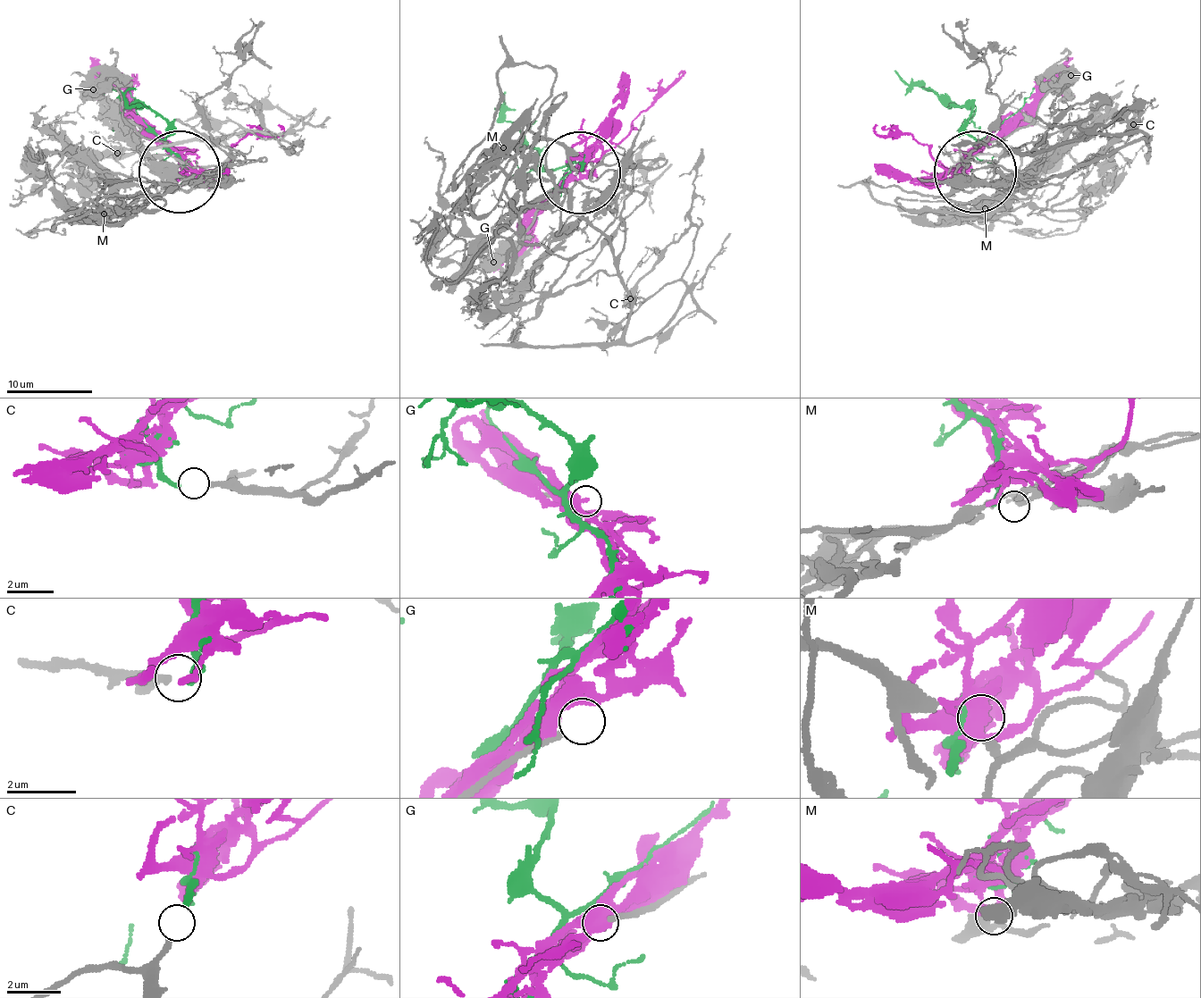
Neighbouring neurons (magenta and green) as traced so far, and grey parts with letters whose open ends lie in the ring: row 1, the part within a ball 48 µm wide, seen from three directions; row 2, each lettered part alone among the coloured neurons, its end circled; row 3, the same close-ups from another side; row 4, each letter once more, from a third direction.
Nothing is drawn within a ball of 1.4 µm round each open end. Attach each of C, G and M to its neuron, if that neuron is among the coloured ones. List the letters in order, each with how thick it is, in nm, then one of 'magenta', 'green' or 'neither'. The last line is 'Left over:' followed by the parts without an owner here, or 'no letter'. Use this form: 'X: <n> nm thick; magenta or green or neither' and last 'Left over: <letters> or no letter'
C: 200 nm thick; green
G: 160 nm thick; neither
M: 180 nm thick; magenta
Left over: G

